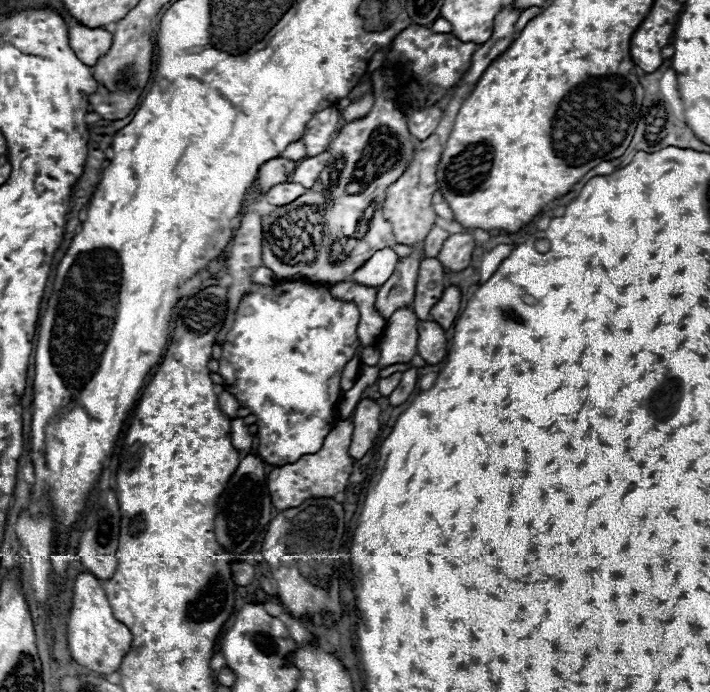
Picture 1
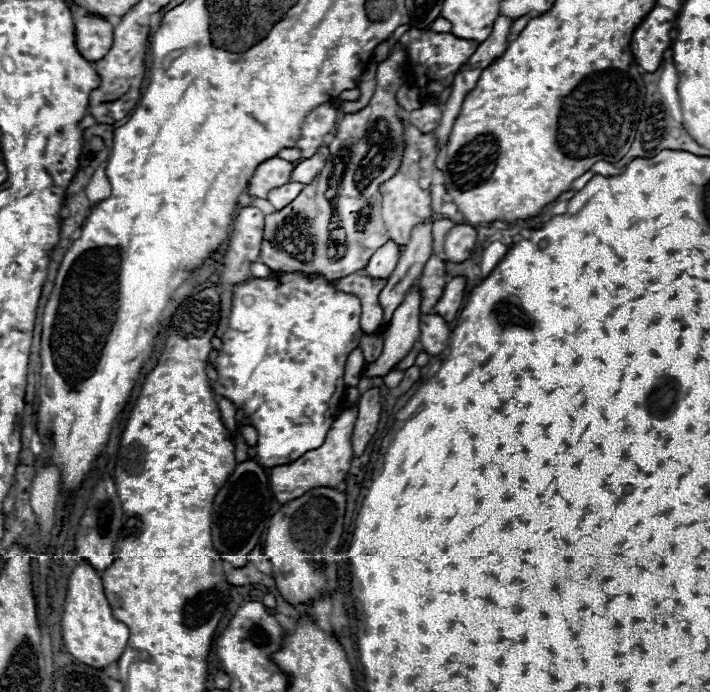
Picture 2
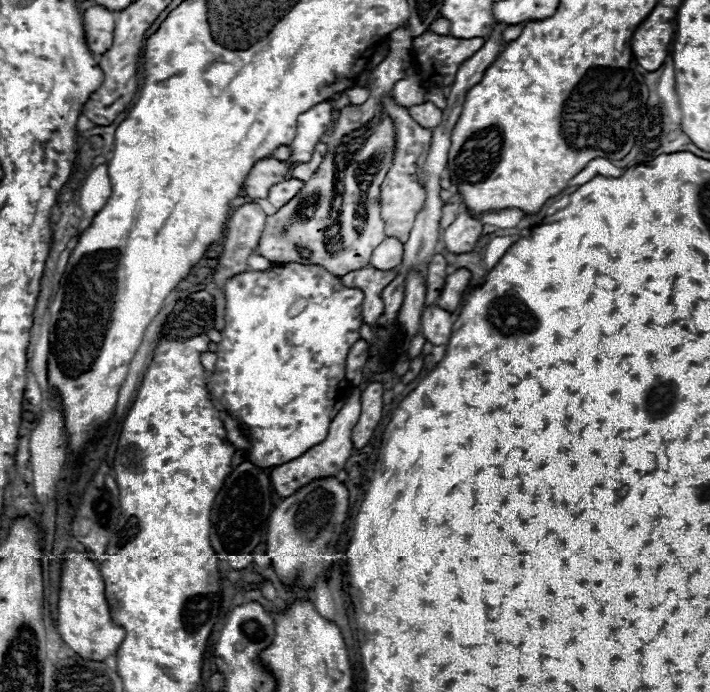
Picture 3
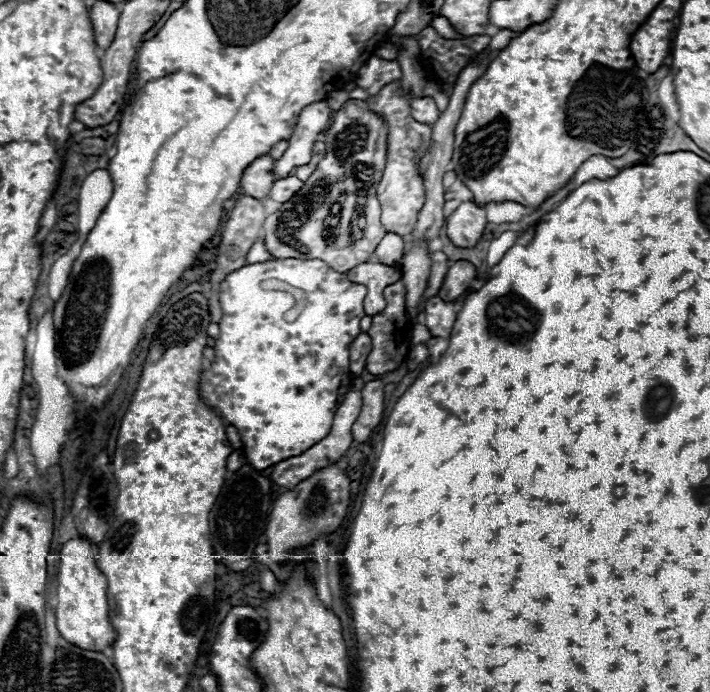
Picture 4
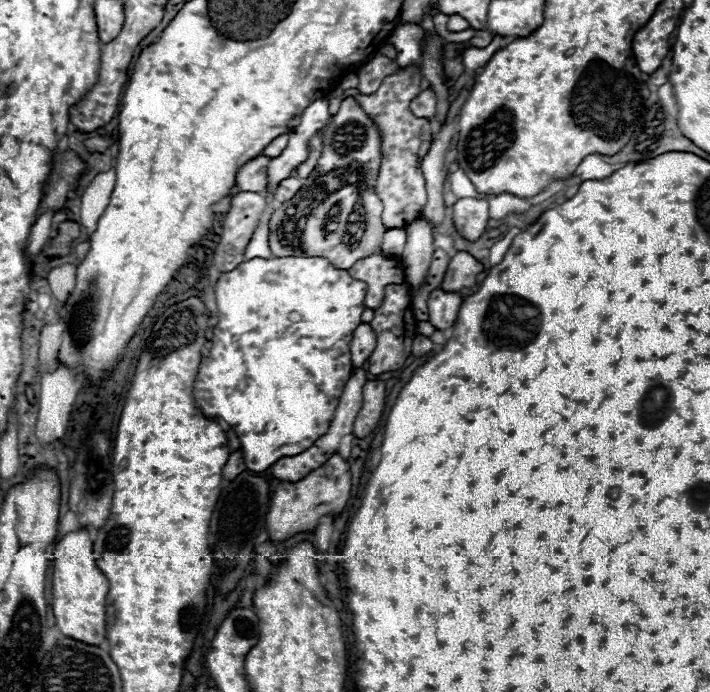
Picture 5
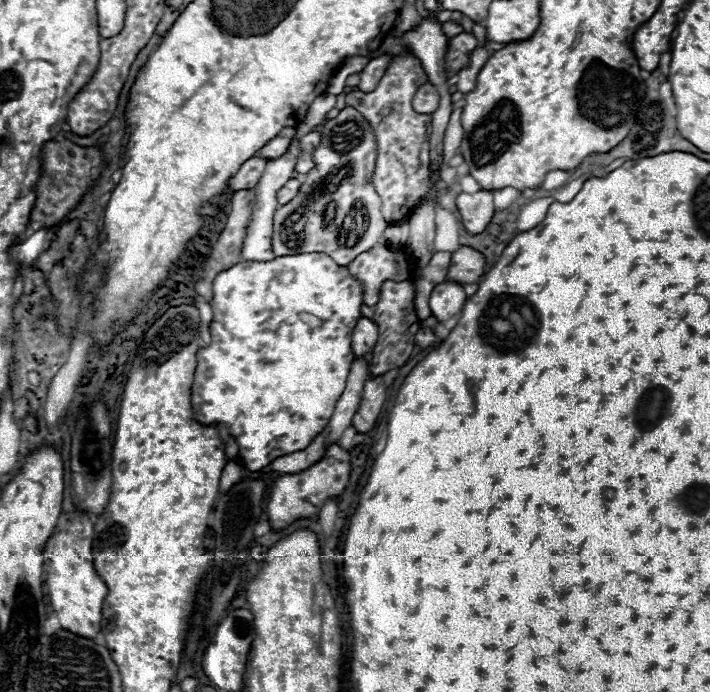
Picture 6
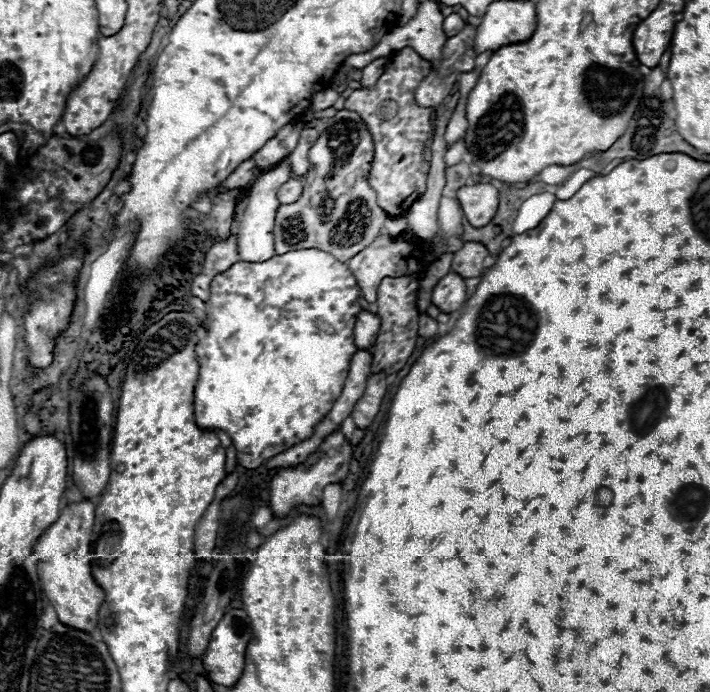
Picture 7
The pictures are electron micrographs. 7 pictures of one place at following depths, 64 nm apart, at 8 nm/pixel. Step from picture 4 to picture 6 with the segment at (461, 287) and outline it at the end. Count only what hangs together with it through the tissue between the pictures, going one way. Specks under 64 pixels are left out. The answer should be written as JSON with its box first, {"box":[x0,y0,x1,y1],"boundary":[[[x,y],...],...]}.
{"box":[446,246,486,286],"boundary":[[[462,246],[460,250],[456,250],[452,254],[446,280],[462,284],[462,286],[474,284],[484,274],[484,268],[486,268],[484,256],[472,248],[468,248],[468,246]]]}

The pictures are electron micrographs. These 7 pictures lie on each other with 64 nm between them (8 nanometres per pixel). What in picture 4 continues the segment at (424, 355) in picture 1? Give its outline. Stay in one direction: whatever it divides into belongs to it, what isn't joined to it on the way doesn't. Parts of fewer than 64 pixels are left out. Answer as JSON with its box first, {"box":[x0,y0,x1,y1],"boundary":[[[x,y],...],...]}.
{"box":[424,296,458,338],"boundary":[[[438,296],[426,300],[424,304],[424,326],[428,326],[434,338],[448,338],[458,314],[458,306],[452,302],[442,302]]]}

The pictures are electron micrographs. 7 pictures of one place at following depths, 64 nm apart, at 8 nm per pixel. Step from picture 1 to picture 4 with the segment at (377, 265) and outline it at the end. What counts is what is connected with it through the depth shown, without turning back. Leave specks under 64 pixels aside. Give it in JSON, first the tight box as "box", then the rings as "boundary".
{"box":[374,234,404,266],"boundary":[[[386,234],[382,238],[382,242],[376,246],[374,250],[374,258],[380,262],[380,264],[388,264],[388,266],[394,266],[402,260],[404,256],[404,240],[396,234]]]}

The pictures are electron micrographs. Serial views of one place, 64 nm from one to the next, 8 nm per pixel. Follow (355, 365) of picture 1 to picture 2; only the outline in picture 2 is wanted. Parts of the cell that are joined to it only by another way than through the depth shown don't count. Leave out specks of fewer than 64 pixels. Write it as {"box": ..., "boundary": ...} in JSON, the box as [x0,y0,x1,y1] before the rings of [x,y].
{"box":[344,348,366,386],"boundary":[[[356,348],[352,350],[352,356],[348,356],[346,360],[346,368],[344,368],[344,384],[350,386],[358,386],[360,378],[362,378],[362,370],[366,366],[366,360],[362,356],[362,350]]]}

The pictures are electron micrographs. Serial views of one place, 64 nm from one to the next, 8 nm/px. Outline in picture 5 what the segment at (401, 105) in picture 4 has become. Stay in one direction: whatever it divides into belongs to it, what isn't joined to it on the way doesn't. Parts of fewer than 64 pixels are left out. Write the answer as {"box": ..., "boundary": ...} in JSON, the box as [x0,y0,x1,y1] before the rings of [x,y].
{"box":[354,68,432,230],"boundary":[[[416,68],[398,70],[394,76],[384,78],[384,82],[374,94],[354,96],[382,132],[382,164],[376,180],[376,194],[384,206],[382,222],[386,230],[406,230],[420,216],[426,204],[426,182],[420,170],[420,160],[428,152],[428,146],[432,142],[432,130],[428,120],[416,118],[408,108],[410,100],[420,92],[420,82],[422,76]]]}

